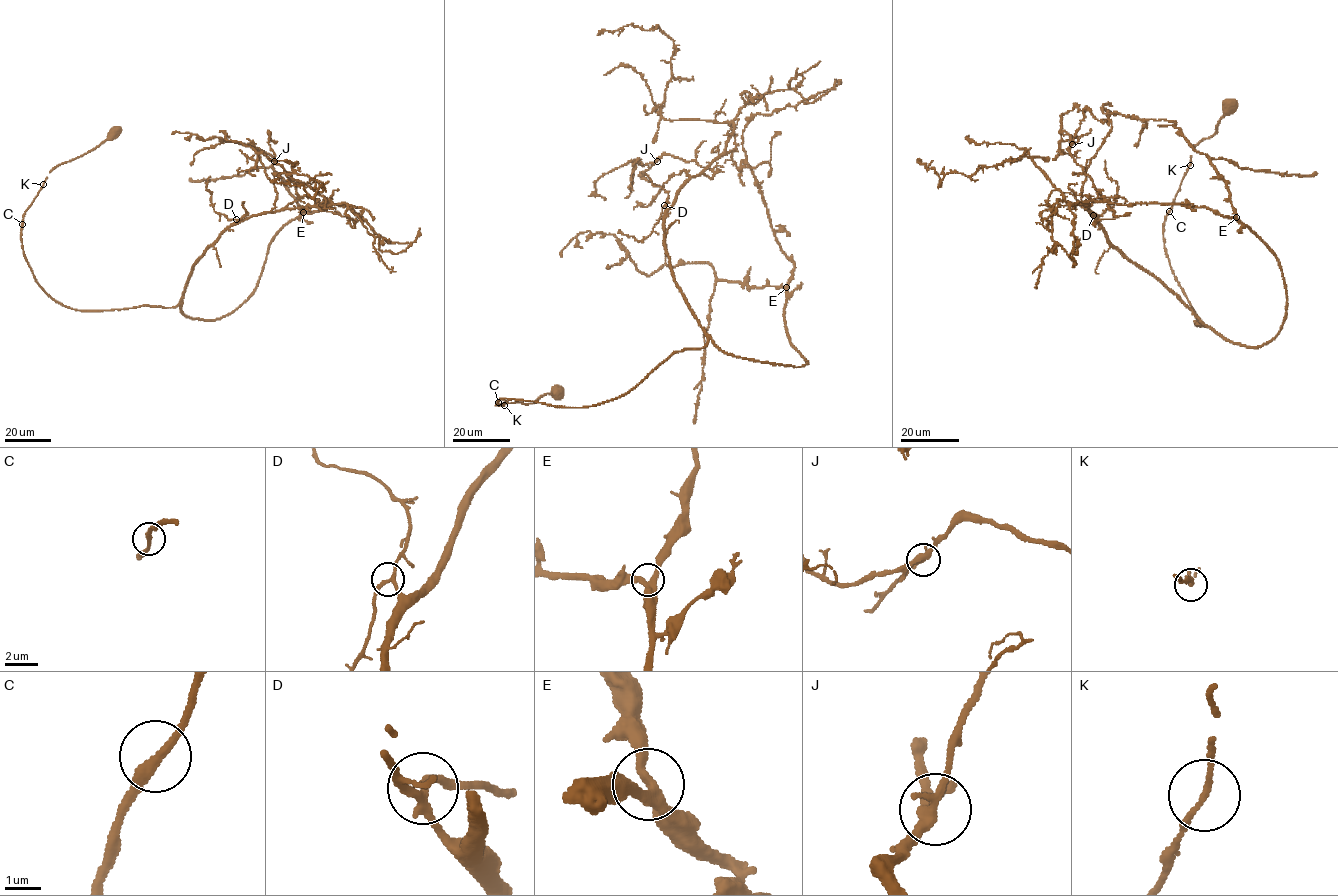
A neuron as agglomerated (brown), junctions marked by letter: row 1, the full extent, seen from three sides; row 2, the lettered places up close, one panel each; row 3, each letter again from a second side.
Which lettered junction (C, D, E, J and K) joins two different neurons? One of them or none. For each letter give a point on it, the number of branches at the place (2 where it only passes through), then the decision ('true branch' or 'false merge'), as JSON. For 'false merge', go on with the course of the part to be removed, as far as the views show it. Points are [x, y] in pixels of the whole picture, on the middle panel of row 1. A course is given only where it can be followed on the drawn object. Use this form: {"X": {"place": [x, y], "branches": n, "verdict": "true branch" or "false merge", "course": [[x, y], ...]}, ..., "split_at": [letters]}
{"C": {"place": [498, 402], "branches": 2, "verdict": "true branch"}, "D": {"place": [664, 205], "branches": 3, "verdict": "true branch"}, "E": {"place": [786, 287], "branches": 3, "verdict": "true branch"}, "J": {"place": [657, 161], "branches": 3, "verdict": "true branch"}, "K": {"place": [504, 405], "branches": 2, "verdict": "true branch"}, "split_at": []}

